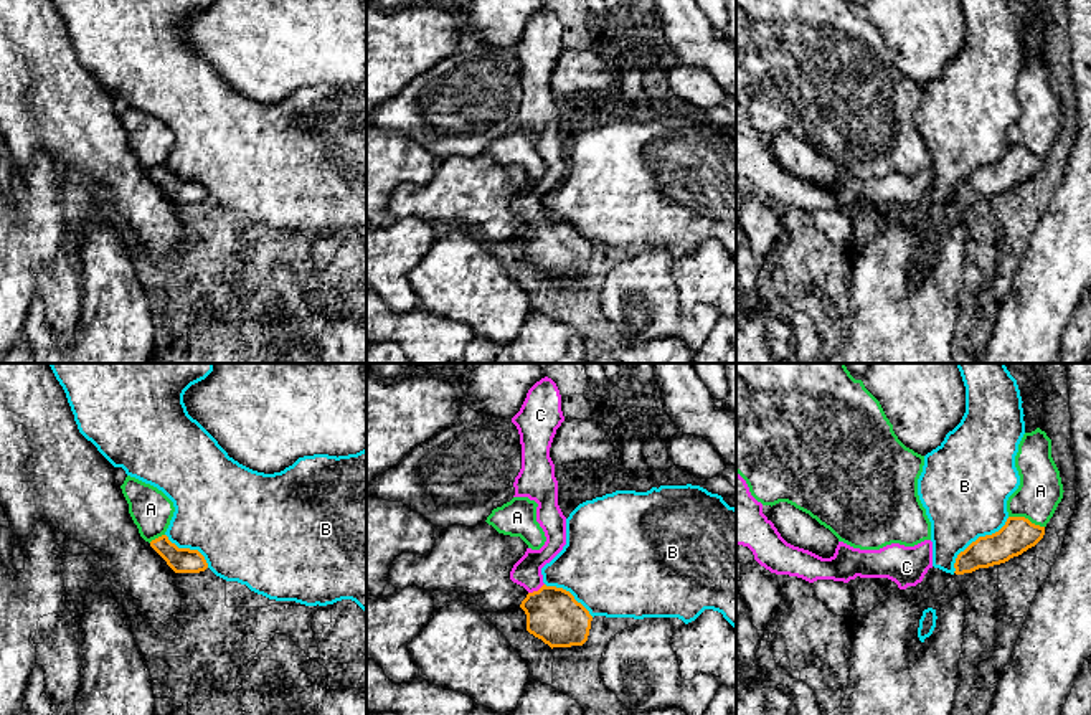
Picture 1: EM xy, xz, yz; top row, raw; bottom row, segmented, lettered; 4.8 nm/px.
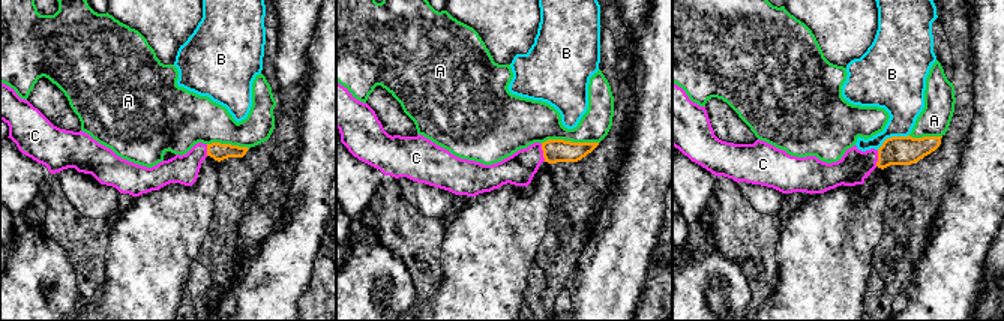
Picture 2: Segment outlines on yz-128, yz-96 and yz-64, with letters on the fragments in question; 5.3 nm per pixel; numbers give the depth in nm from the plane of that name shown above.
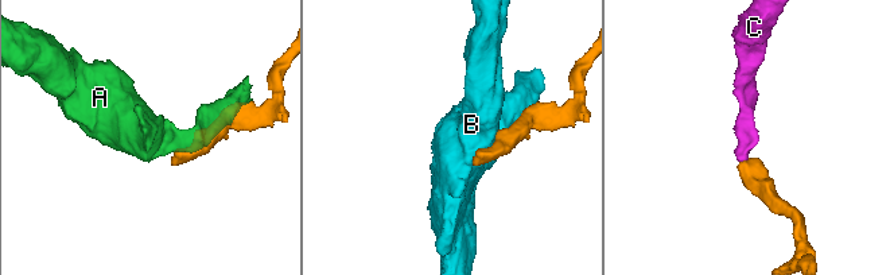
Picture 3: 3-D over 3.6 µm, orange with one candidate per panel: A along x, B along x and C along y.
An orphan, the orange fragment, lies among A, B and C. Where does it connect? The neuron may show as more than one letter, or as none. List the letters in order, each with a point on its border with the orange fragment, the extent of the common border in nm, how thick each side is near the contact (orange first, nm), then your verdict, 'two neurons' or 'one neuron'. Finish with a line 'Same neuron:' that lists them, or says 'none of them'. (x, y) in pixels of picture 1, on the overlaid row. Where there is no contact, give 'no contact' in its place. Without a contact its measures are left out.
A: yz (1027, 519) | 190 nm | 170/220 nm | two neurons
B: yz (977, 539) | 380 nm | 170/420 nm | two neurons
C: xz (535, 591) | 90 nm | 260/140 nm | one neuron
Same neuron: C

